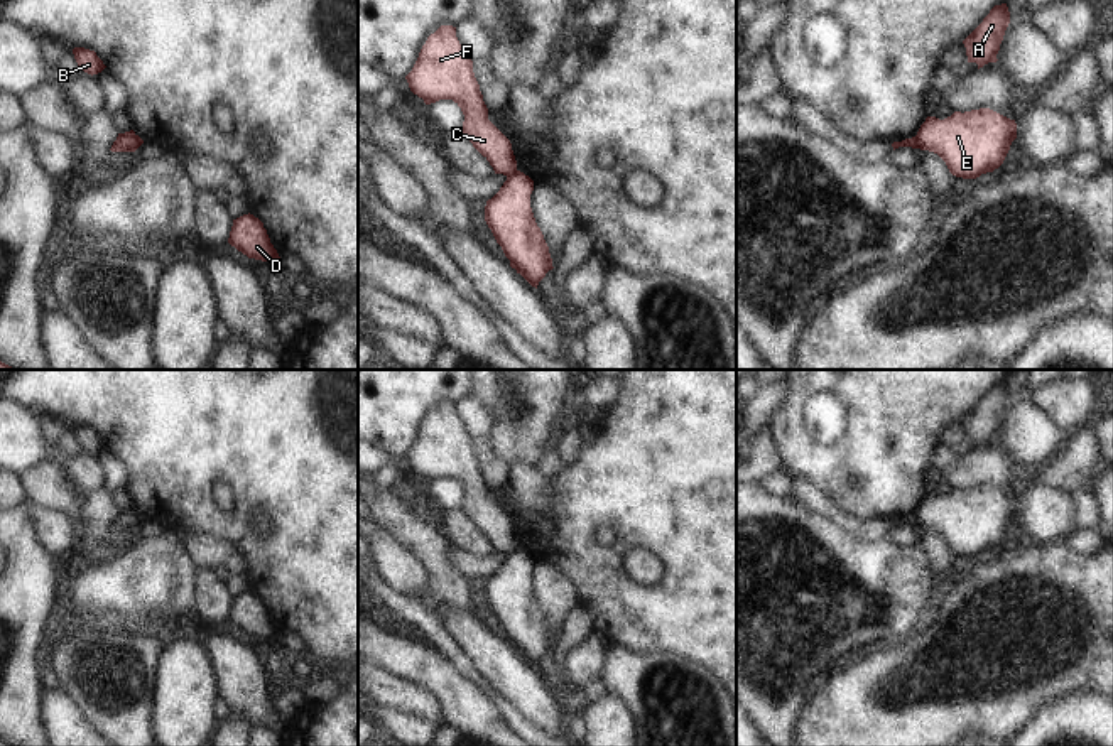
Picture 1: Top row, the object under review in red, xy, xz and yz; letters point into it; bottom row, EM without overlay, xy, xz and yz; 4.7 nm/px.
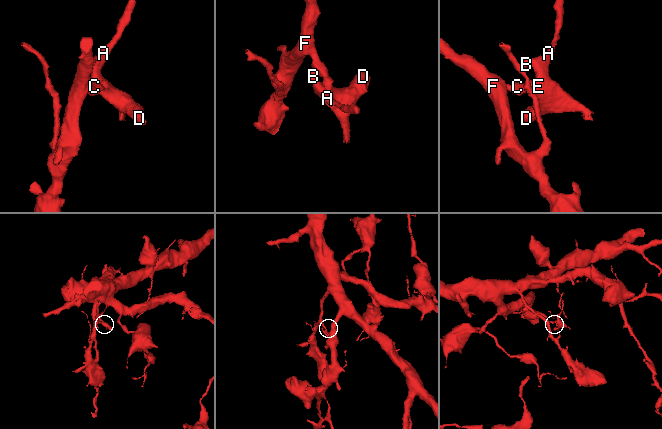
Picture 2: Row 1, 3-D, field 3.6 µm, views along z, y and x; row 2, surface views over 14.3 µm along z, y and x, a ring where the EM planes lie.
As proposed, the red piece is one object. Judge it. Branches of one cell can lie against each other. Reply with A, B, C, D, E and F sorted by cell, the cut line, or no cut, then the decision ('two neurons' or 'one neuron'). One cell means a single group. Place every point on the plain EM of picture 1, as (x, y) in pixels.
groups A B D E / C F; cut yz (914, 515), (919, 525); two neurons

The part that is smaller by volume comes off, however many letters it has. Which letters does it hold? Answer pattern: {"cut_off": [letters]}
{"cut_off": ["A", "B", "D", "E"]}

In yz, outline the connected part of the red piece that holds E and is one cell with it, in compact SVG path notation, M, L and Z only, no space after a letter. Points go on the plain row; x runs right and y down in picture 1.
M990 486L954 489L944 498L927 495L915 513L920 528L937 532L963 557L998 547L1015 516L1015 498Z

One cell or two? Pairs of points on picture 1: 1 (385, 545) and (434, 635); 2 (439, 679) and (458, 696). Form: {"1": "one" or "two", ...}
{"1": "two", "2": "one"}

